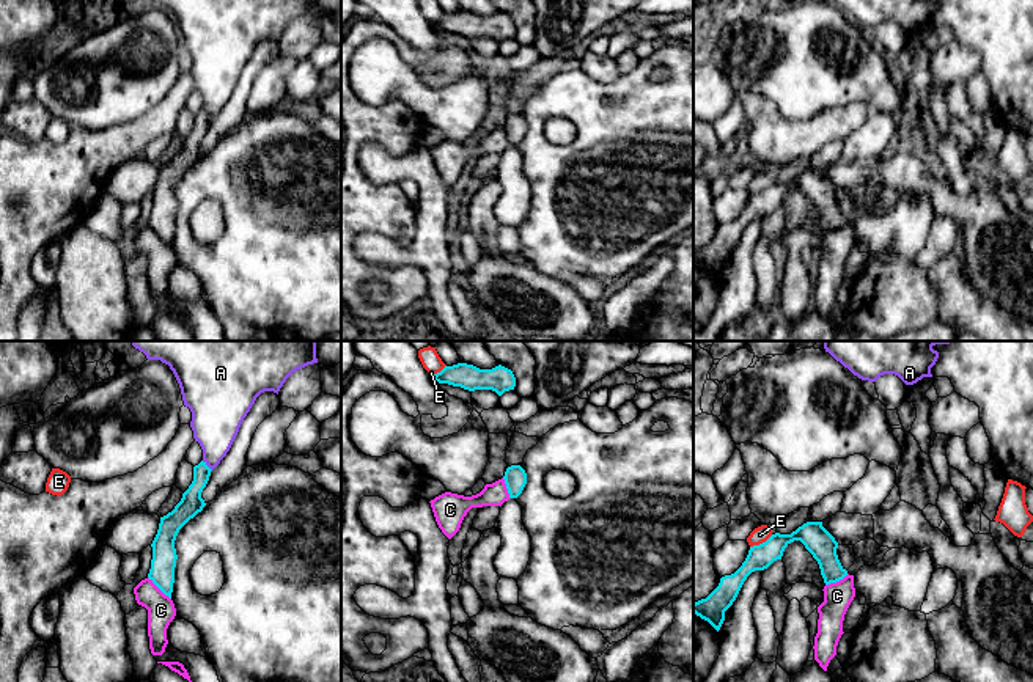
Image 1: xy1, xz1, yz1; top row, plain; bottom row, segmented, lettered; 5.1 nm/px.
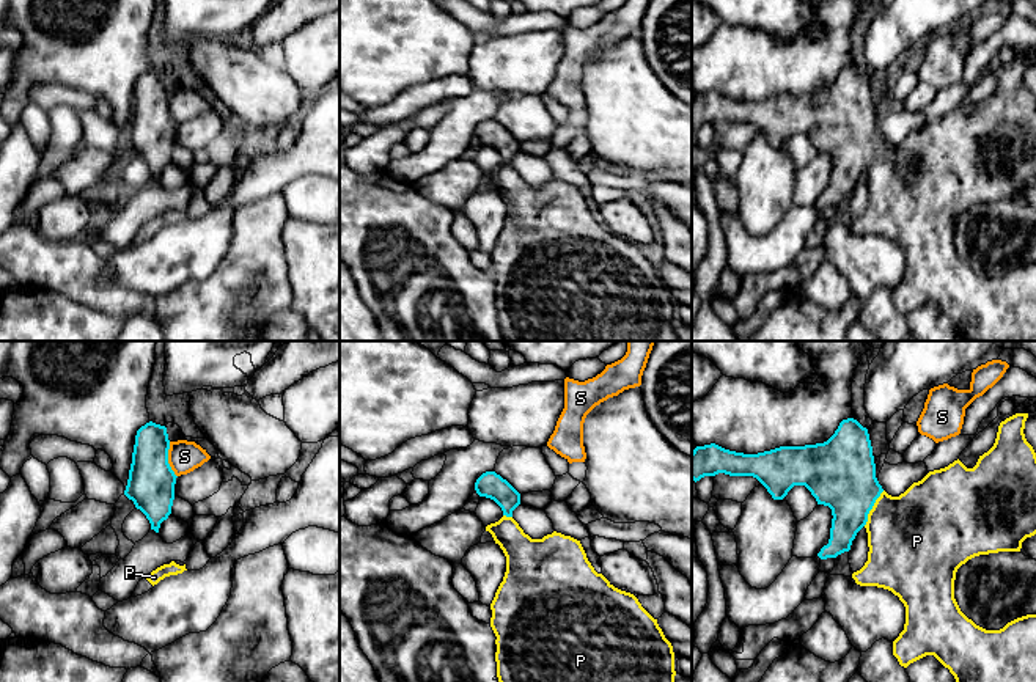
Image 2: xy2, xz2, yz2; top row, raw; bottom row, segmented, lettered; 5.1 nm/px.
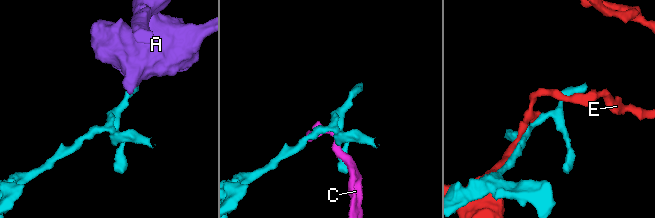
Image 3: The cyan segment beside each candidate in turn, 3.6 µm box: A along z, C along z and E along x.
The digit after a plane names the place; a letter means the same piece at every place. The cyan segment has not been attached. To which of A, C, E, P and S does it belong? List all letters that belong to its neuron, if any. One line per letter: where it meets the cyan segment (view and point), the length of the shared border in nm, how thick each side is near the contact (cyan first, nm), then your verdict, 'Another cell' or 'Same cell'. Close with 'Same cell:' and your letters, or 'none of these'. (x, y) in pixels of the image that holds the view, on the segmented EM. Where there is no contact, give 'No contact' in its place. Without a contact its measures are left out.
A: Touches cyan at xy1 (206, 465). Shared border 80 nm. Thickness 120 nm (cyan) against 260 nm. Another cell
C: Touches cyan at xy1 (159, 588). Shared border 170 nm. Thickness 130 nm (cyan) against 140 nm. Another cell
E: Touches cyan at yz1 (763, 542). Shared border 140 nm. Thickness 130 nm (cyan) against 90 nm. Another cell
P: Touches cyan at yz2 (871, 508). Shared border 220 nm. Thickness 360 nm (cyan) against 440 nm. Same cell
S: Touches cyan at xy2 (167, 459). Shared border 190 nm. Thickness 240 nm (cyan) against 160 nm. Another cell
Same cell: P

